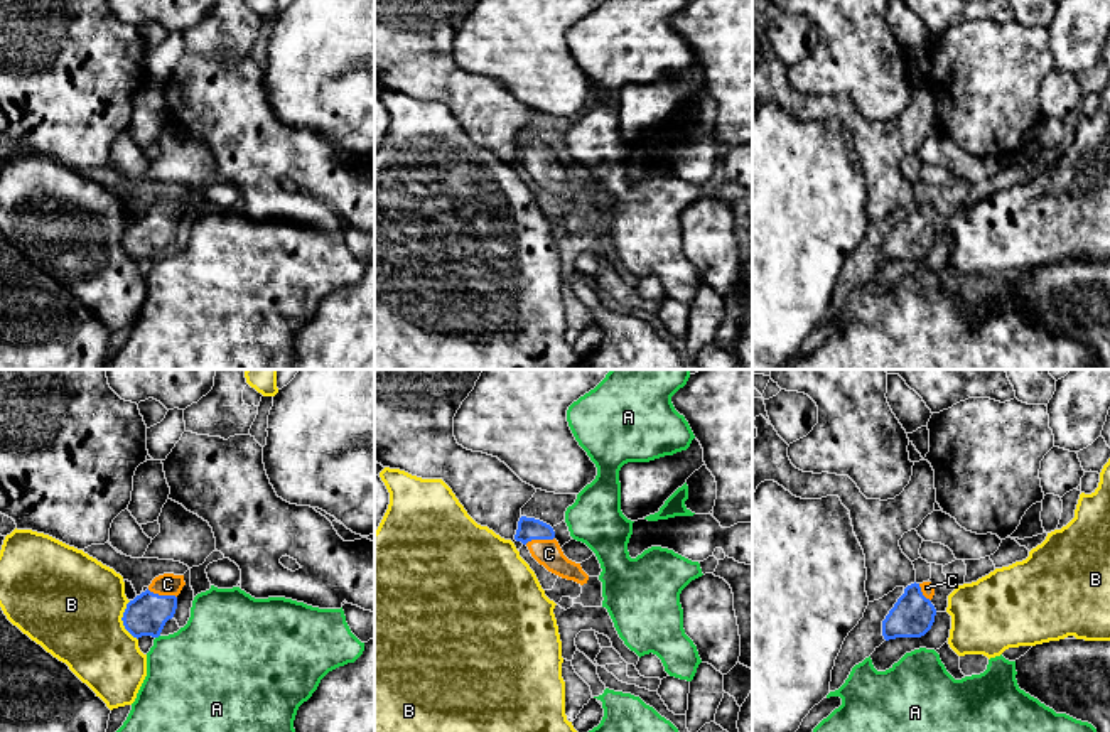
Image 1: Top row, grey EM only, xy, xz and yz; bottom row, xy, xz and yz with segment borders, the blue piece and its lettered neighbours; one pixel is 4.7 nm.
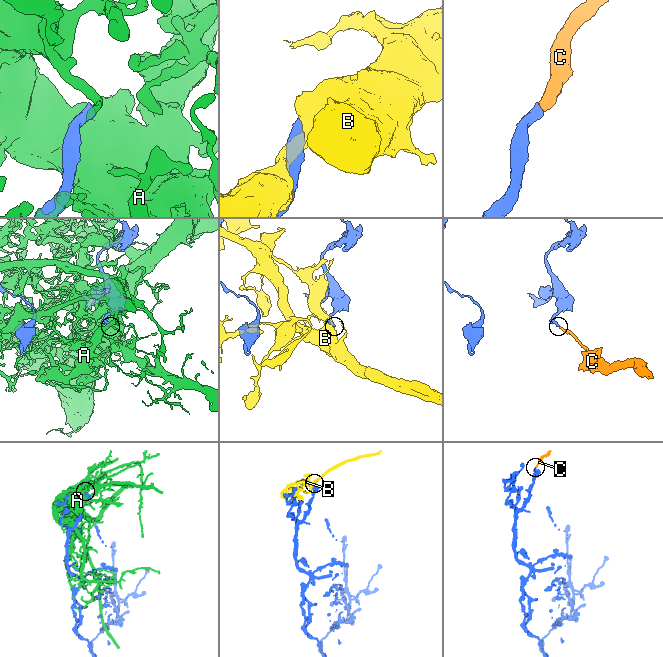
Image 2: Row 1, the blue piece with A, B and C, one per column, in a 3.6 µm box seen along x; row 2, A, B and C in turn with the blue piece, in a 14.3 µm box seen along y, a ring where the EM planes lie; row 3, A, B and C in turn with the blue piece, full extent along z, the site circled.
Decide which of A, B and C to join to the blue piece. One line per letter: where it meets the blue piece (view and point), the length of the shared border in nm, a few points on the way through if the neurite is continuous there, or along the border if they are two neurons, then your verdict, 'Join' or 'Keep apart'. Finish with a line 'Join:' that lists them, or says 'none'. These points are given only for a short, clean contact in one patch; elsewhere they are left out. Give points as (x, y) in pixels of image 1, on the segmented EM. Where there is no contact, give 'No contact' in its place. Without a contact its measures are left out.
A: Touches blue at xy (157, 636). Shared border 30 nm. Keep apart
B: Touches blue at xy (122, 619). Shared border 200 nm. Keep apart
C: Touches blue at xy (162, 596). Shared border 150 nm. Path across: xy (147, 614), (162, 596), (167, 584). Join
Join: C

